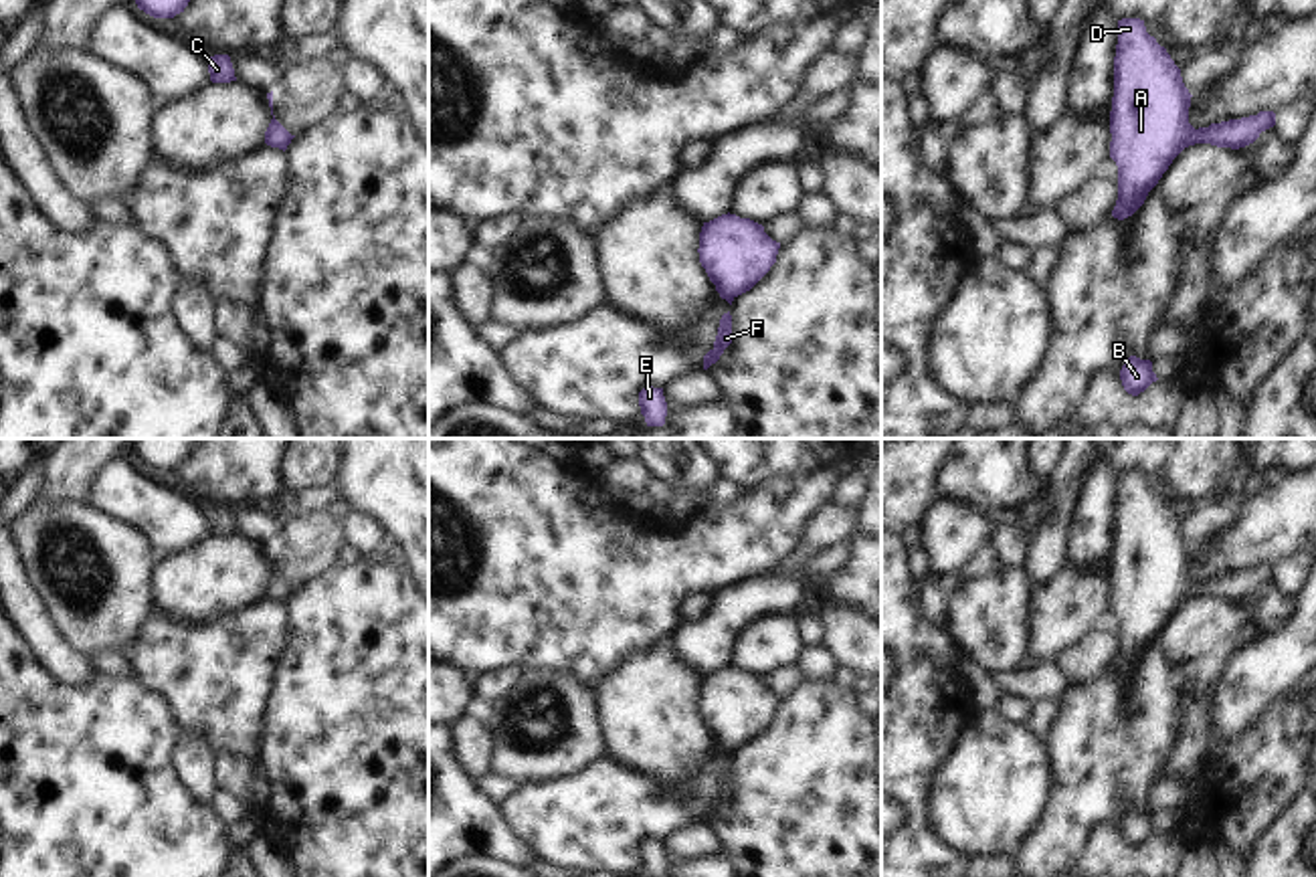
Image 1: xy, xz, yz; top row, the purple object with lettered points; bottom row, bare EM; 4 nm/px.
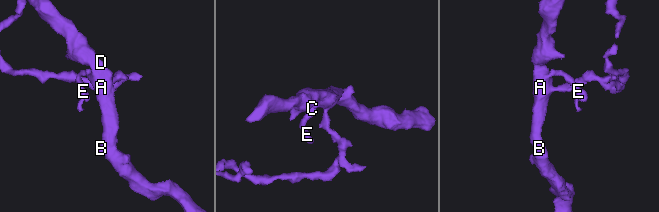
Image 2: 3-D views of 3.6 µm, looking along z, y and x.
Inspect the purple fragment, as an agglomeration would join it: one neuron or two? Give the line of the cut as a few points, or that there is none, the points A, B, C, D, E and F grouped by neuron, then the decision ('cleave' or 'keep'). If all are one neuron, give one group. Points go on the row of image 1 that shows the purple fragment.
cut none; groups A B C D E F; keep

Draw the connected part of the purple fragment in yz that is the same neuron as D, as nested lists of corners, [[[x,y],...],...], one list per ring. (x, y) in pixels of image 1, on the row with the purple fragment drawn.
[[[1118,20],[1118,44],[1114,57],[1114,97],[1110,111],[1110,158],[1118,166],[1118,200],[1112,216],[1124,220],[1132,216],[1158,184],[1172,160],[1189,145],[1211,143],[1239,150],[1253,143],[1261,131],[1276,125],[1274,111],[1211,123],[1195,129],[1189,123],[1191,93],[1183,83],[1181,69],[1164,46],[1146,32],[1144,20]]]

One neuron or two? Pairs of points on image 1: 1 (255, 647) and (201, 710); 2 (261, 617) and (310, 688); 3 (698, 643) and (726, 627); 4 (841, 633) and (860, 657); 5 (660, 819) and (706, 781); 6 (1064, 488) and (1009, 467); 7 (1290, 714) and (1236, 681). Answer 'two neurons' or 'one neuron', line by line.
1: one neuron
2: two neurons
3: one neuron
4: one neuron
5: one neuron
6: two neurons
7: two neurons

